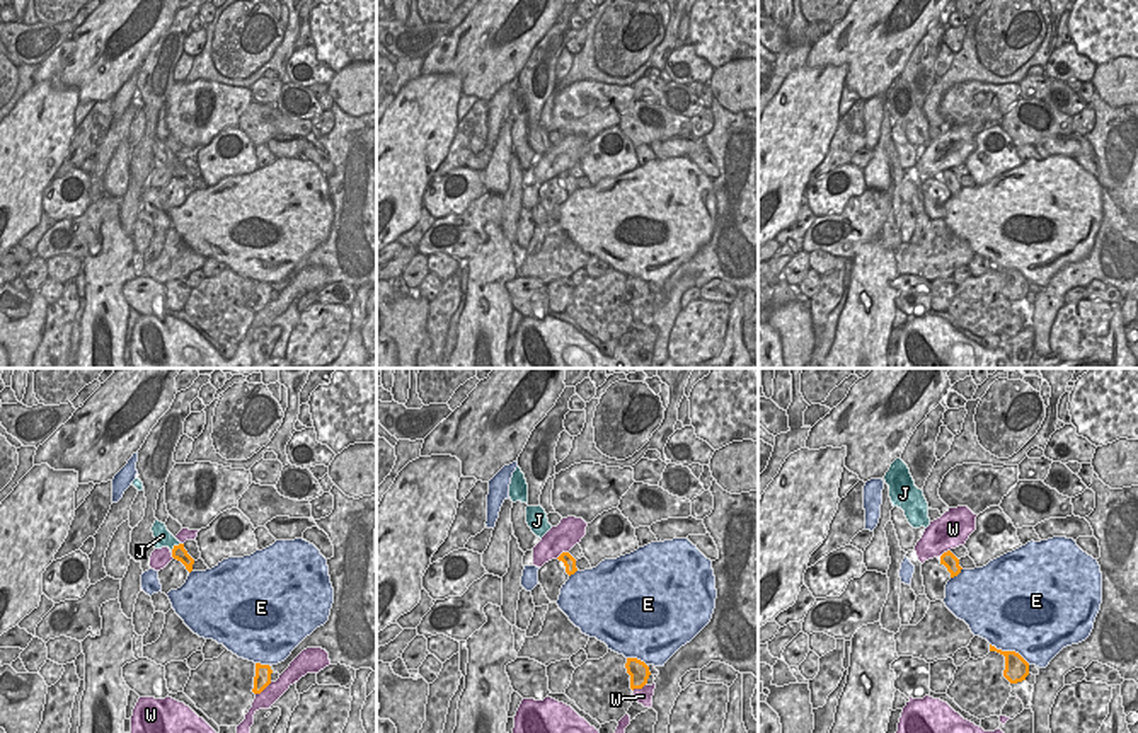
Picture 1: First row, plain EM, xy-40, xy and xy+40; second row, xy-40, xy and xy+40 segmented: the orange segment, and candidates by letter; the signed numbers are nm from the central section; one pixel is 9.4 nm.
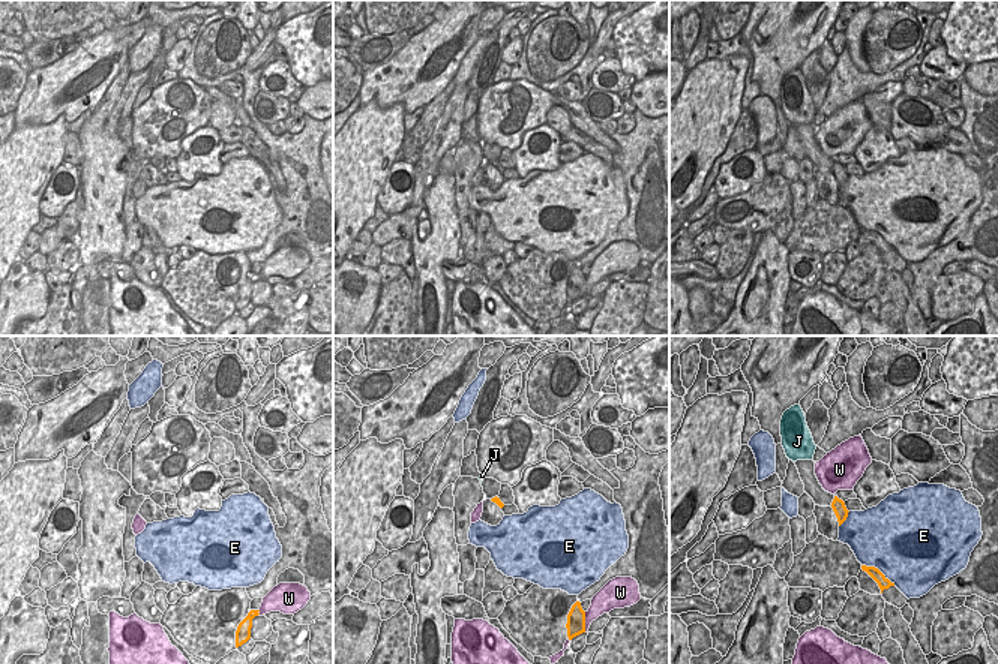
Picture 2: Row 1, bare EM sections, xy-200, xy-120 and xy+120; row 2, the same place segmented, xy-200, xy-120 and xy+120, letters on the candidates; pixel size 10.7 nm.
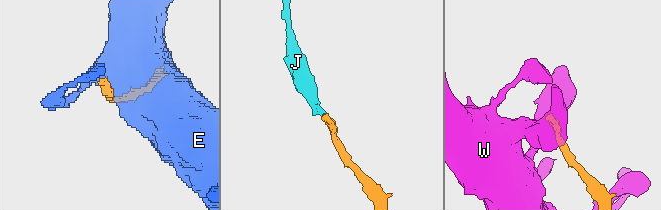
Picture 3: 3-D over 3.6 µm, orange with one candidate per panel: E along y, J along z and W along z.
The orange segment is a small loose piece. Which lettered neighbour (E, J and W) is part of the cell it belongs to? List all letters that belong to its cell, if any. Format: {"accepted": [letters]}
{"accepted": ["J"]}

